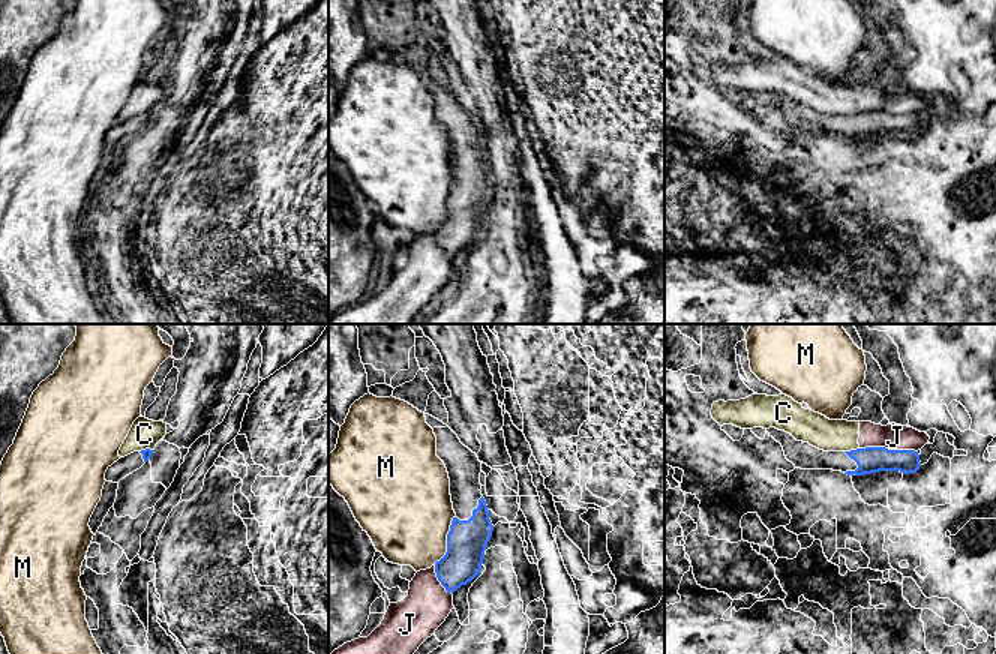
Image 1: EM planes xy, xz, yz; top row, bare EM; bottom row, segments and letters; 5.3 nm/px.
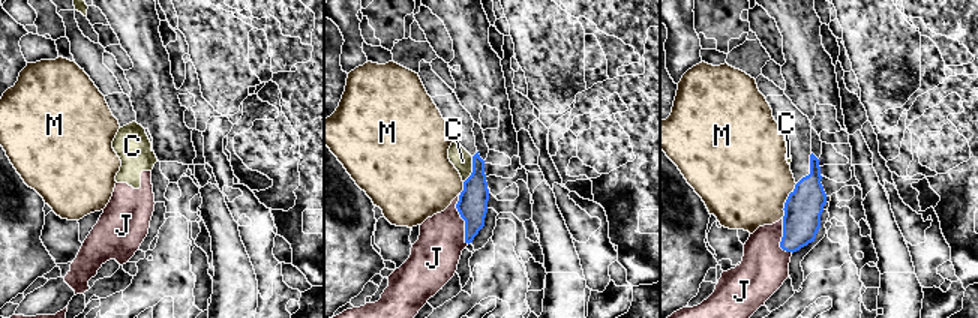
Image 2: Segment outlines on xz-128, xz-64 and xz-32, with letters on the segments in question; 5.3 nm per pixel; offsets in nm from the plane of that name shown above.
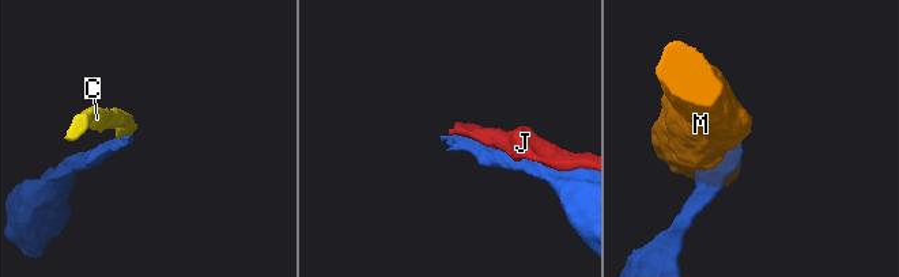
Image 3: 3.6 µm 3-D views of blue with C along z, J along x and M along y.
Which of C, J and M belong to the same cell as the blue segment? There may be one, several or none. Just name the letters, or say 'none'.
none

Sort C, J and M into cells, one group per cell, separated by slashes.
C J / M

